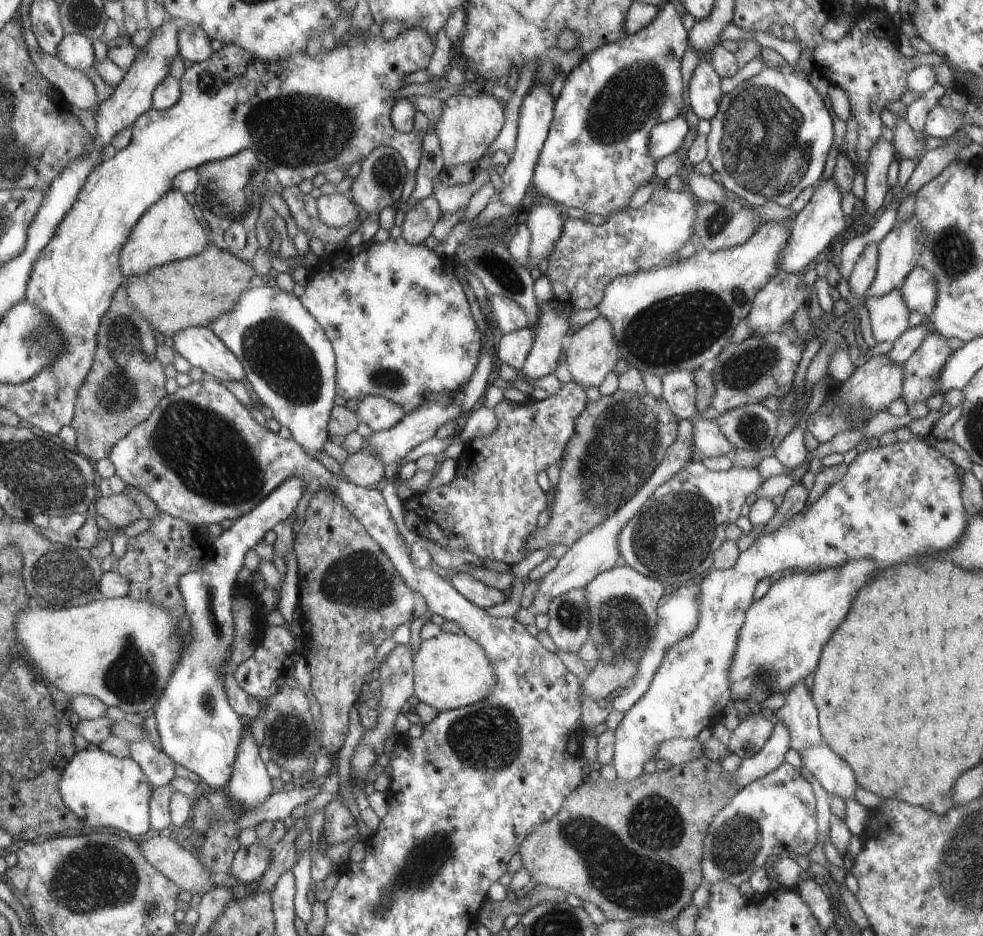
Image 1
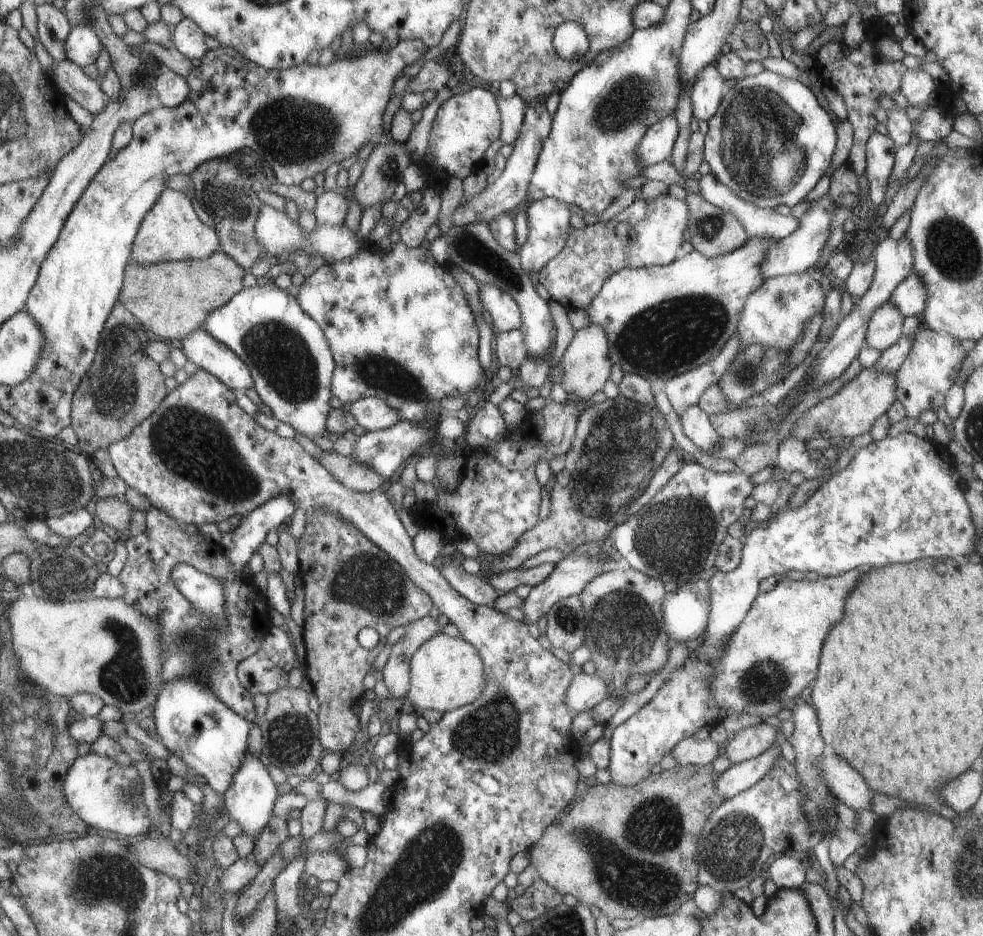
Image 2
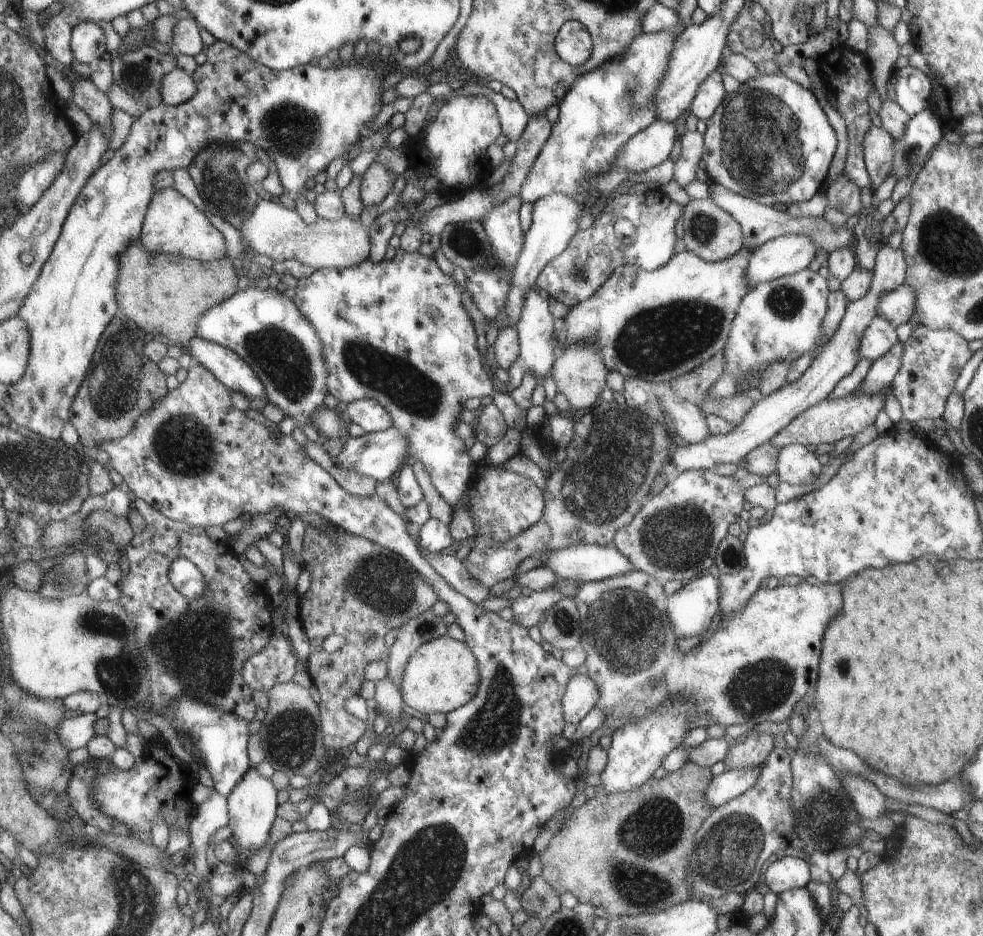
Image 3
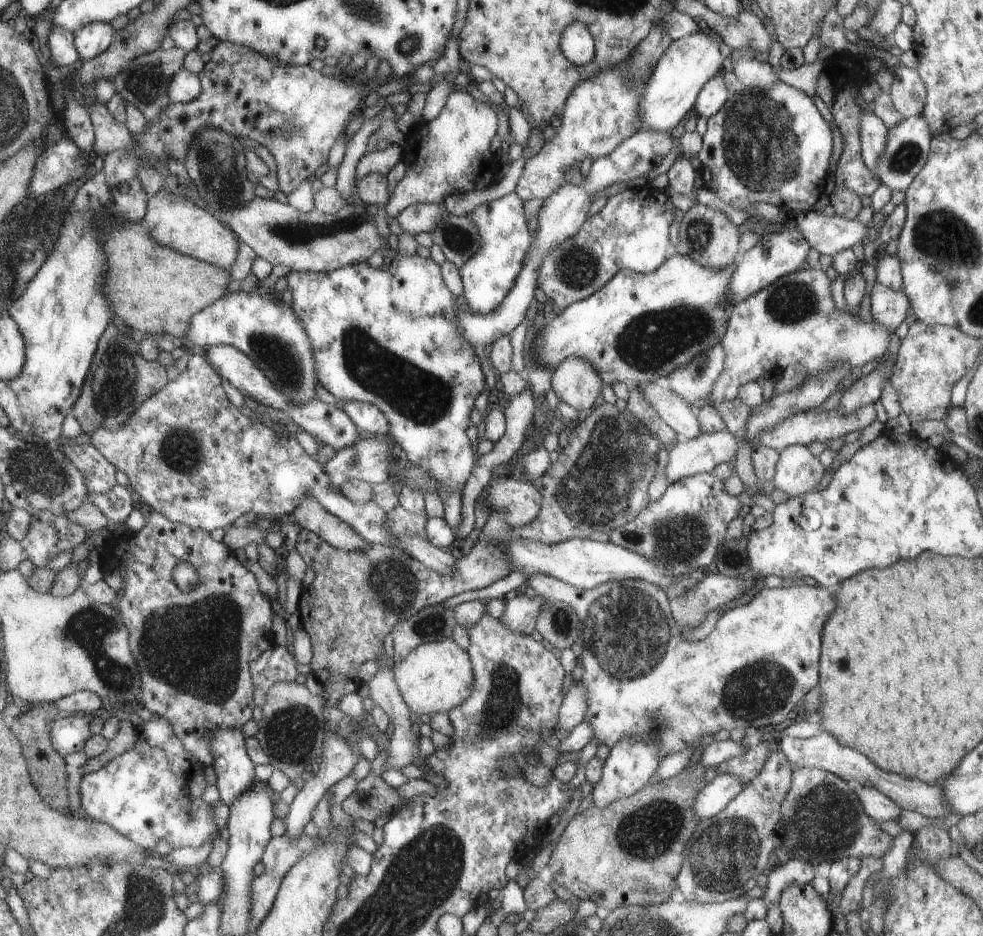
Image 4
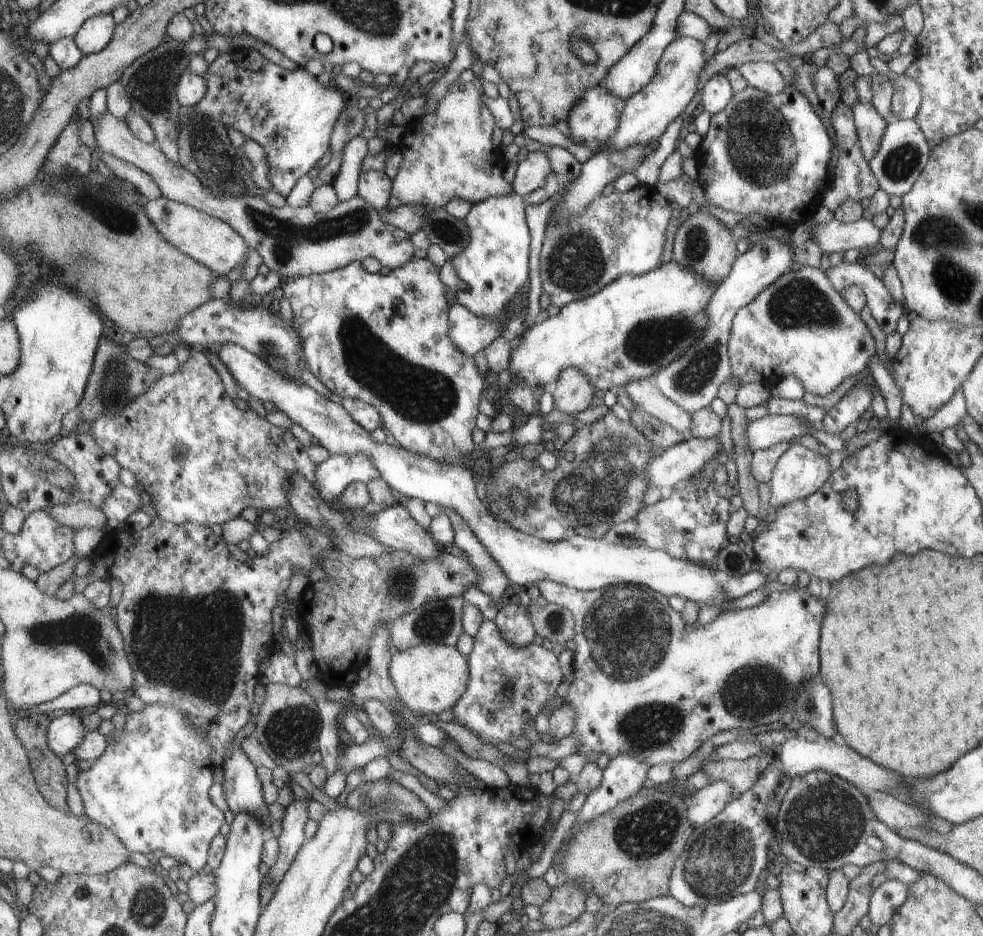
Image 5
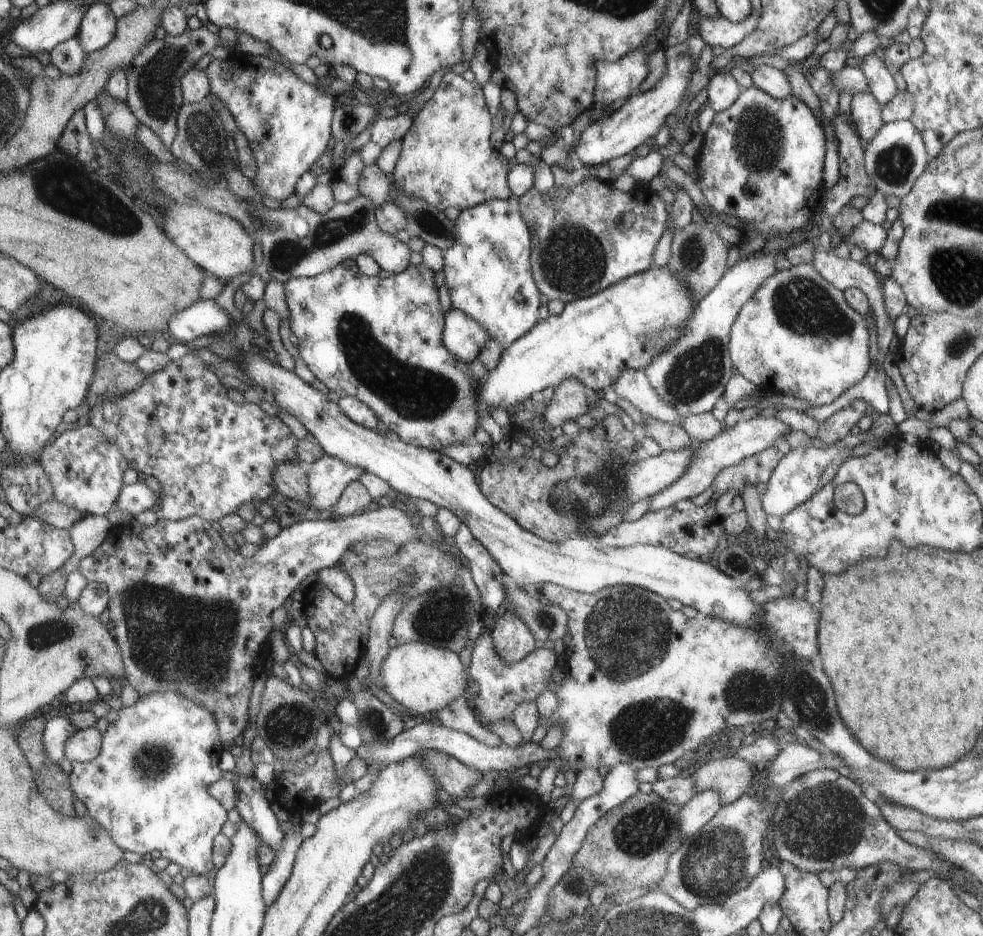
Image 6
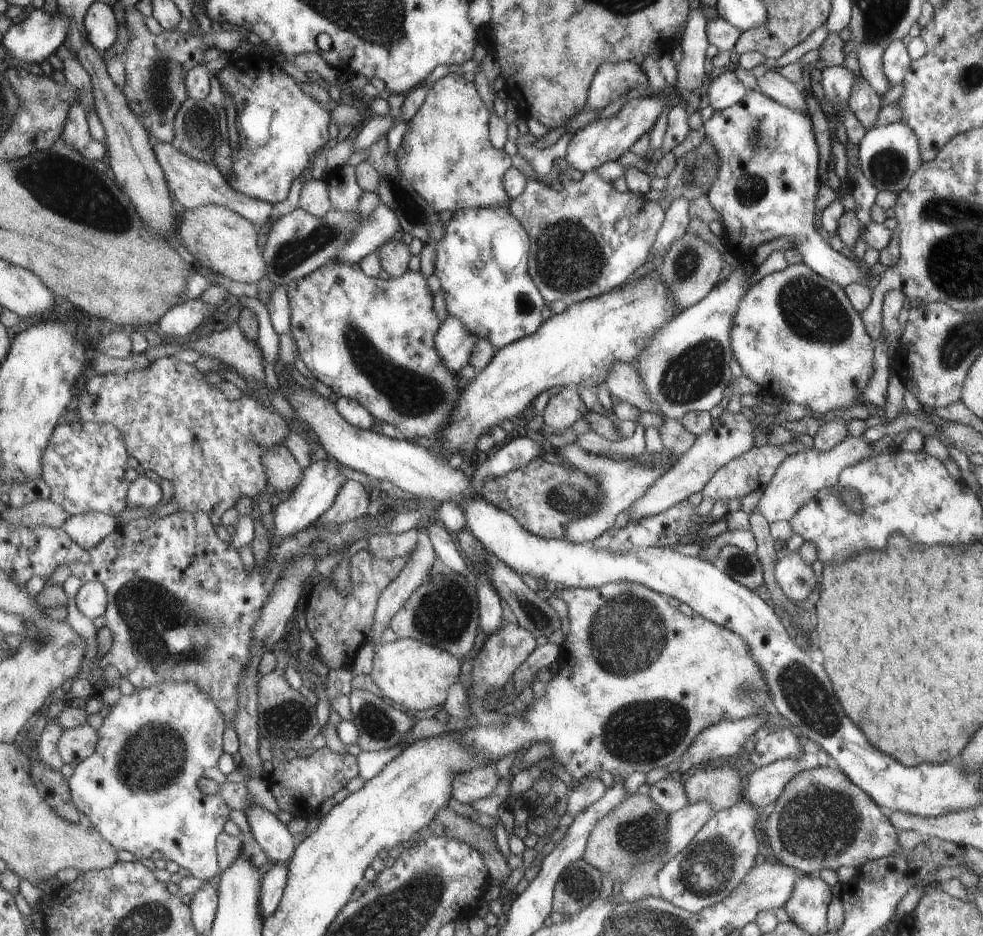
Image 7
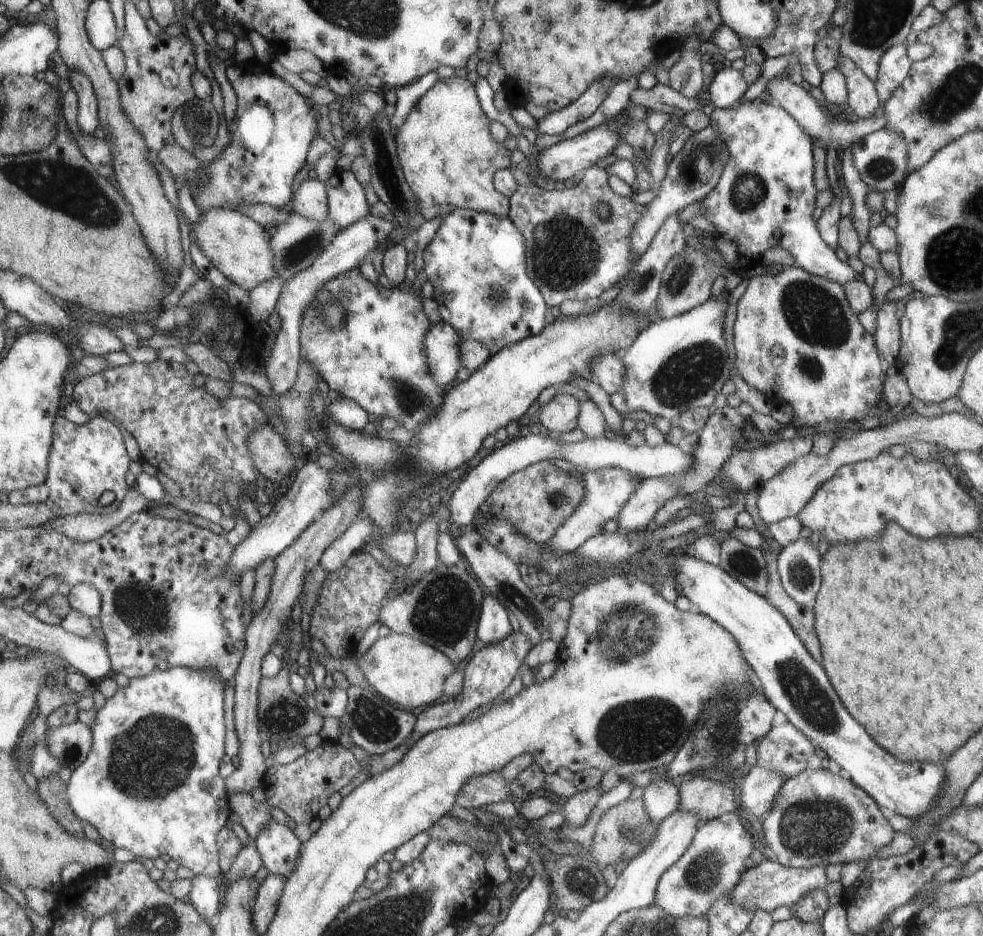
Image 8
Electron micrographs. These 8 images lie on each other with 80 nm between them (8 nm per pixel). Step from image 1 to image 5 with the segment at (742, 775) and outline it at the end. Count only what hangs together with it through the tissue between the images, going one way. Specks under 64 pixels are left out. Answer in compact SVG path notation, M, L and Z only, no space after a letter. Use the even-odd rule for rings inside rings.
M711 782L683 798L685 818L688 818L693 829L705 824L723 810L723 806L733 799L729 796L729 790L731 788L724 782Z

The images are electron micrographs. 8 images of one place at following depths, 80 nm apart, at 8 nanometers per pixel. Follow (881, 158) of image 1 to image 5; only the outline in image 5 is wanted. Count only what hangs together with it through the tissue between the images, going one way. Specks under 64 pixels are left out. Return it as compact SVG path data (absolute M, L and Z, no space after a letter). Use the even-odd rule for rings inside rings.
M858 100L851 110L860 140L860 150L863 152L864 158L868 160L873 157L873 154L876 154L881 134L884 134L887 122L877 114L872 102Z

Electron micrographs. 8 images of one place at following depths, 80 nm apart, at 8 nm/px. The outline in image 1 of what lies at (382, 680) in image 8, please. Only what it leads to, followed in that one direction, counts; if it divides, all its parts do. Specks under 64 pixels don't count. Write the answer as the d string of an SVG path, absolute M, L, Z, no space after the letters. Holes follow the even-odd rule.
M441 631L437 636L421 641L412 657L412 671L412 696L438 711L481 702L496 684L493 662L489 660L484 648L461 632L454 634Z

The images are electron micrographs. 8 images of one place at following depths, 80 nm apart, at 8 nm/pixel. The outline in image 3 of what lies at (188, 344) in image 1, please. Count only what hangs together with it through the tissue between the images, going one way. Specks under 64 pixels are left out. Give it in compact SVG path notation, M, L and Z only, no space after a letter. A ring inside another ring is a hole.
M197 336L192 338L189 345L190 354L216 374L231 391L242 393L249 399L265 398L268 402L264 382L237 351Z

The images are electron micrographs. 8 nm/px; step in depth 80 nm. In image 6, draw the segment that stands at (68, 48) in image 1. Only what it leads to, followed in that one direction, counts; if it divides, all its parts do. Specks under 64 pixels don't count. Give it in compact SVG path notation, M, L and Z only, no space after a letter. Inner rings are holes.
M93 3L85 14L84 22L81 22L78 38L87 54L102 50L117 36L118 19L109 5Z

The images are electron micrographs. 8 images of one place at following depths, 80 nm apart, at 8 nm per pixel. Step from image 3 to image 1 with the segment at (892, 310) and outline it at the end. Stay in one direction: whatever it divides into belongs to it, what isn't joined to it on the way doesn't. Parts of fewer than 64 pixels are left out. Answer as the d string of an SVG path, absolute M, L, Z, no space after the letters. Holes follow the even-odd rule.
M917 264L908 276L904 278L899 286L899 290L901 298L908 306L910 312L915 310L915 312L919 312L925 315L925 317L930 316L935 306L935 302L937 302L938 288L934 276L927 269L924 269L921 265Z

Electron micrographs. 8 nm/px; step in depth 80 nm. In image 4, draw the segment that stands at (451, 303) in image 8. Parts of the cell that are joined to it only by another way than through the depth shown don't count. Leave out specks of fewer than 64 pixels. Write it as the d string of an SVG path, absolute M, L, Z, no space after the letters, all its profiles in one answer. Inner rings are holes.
M514 191L501 198L479 204L467 214L467 218L478 229L481 246L459 266L459 277L463 283L462 295L471 313L485 315L496 310L516 285L516 278L524 268L532 238L527 231L524 200Z

